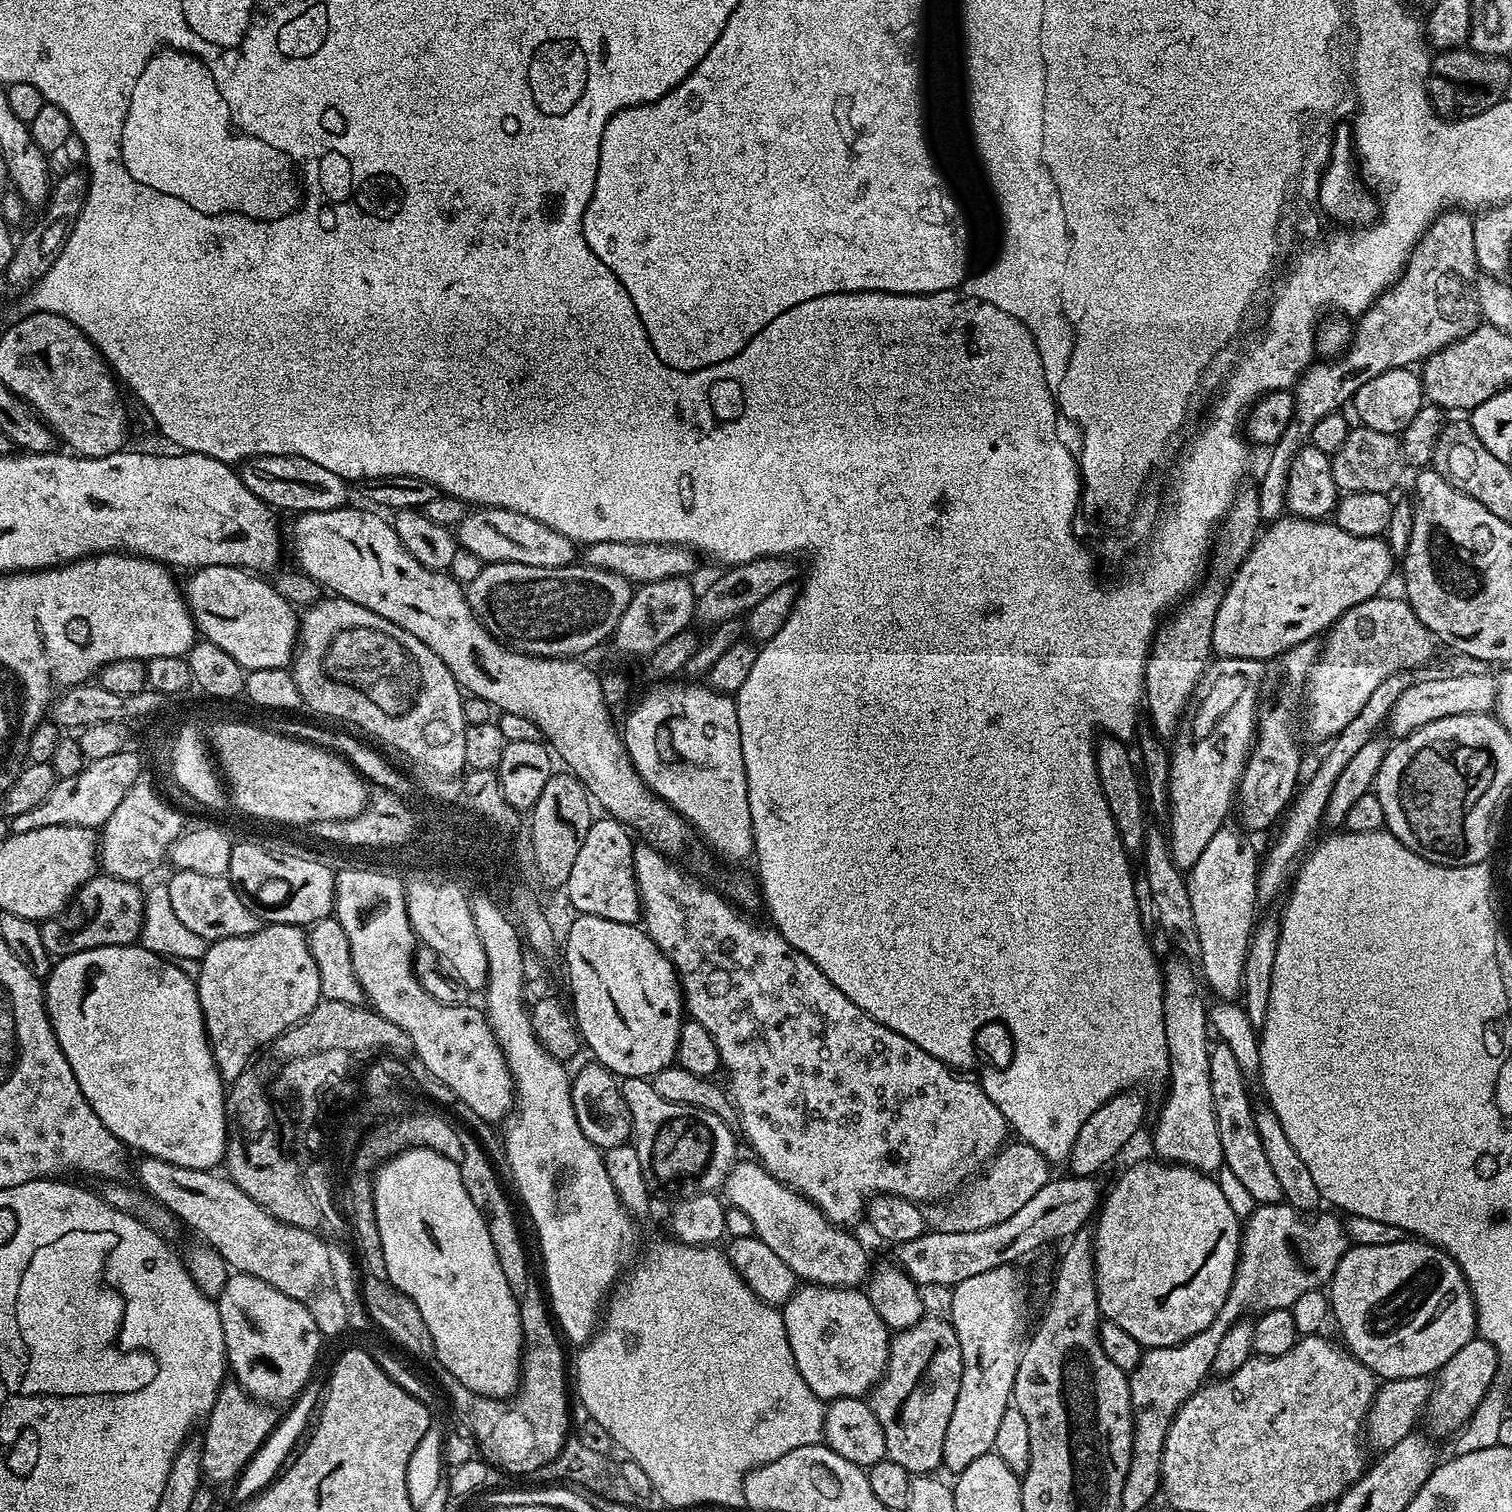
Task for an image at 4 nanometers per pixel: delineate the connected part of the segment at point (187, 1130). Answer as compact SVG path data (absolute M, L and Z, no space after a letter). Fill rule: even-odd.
M136 944L82 950L78 954L59 957L53 963L52 971L43 981L44 1005L48 1011L48 1020L58 1038L58 1046L62 1046L62 1054L66 1054L66 1062L70 1062L70 1070L74 1070L74 1078L78 1078L78 1086L86 1102L92 1107L94 1114L102 1118L110 1134L114 1134L129 1149L137 1148L144 1156L153 1156L170 1162L174 1166L186 1166L194 1170L212 1170L223 1161L230 1143L230 1135L228 1136L230 1121L224 1111L226 1084L220 1078L220 1071L216 1068L212 1057L212 1047L208 1044L202 1008L196 993L196 981L191 975L188 977L179 967L181 967L179 963Z

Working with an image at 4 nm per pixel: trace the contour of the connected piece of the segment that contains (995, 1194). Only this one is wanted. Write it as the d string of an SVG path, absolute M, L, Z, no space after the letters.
M1018 1140L1007 1143L1004 1148L994 1156L989 1163L990 1167L984 1176L969 1190L968 1194L960 1201L946 1206L947 1204L935 1204L932 1202L923 1203L919 1209L922 1214L924 1225L927 1229L940 1233L970 1233L974 1230L986 1229L987 1226L997 1225L1010 1218L1011 1215L1019 1209L1019 1207L1026 1206L1042 1186L1048 1184L1052 1178L1050 1173L1050 1162L1045 1159L1038 1150L1034 1150L1029 1144Z

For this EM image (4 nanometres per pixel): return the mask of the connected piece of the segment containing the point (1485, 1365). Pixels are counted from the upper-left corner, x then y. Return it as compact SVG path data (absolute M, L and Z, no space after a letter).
M1479 1338L1466 1342L1466 1346L1462 1346L1462 1350L1458 1350L1458 1354L1454 1354L1435 1377L1426 1409L1429 1430L1436 1436L1448 1437L1459 1432L1474 1414L1478 1402L1482 1402L1489 1388L1493 1387L1499 1366L1500 1359L1490 1342Z

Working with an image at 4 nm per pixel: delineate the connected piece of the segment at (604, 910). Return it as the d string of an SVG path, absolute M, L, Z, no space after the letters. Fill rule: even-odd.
M593 819L590 830L586 830L586 839L578 849L578 858L574 858L566 885L570 901L574 902L579 915L636 924L642 916L642 905L636 885L636 863L632 857L633 833L618 820L603 819Z

